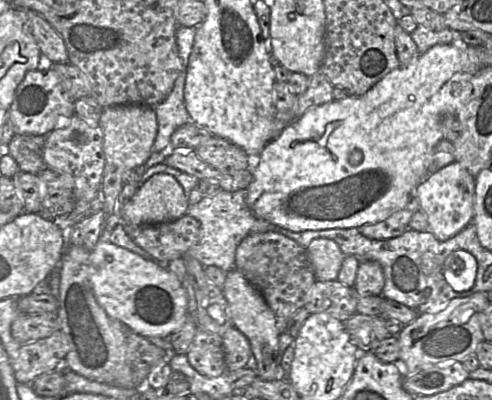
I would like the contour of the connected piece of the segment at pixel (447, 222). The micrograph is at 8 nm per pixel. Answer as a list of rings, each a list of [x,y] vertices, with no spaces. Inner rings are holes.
[[[459,162],[441,168],[421,182],[416,195],[420,209],[427,215],[429,232],[438,240],[446,241],[470,224],[474,216],[475,177]]]

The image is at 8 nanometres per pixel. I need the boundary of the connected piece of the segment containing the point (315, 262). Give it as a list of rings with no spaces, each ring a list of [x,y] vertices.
[[[327,238],[314,239],[306,248],[306,252],[317,281],[337,279],[346,256],[336,242]]]

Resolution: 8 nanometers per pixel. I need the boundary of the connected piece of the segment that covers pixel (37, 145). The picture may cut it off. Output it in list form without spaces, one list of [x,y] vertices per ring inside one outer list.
[[[17,134],[11,138],[6,155],[10,155],[18,165],[19,172],[38,175],[47,168],[43,160],[43,150],[48,134]]]

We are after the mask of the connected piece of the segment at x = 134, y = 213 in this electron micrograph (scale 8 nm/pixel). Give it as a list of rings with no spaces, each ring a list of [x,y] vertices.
[[[156,174],[140,185],[120,213],[122,224],[168,223],[186,215],[189,204],[179,183],[170,175]]]

